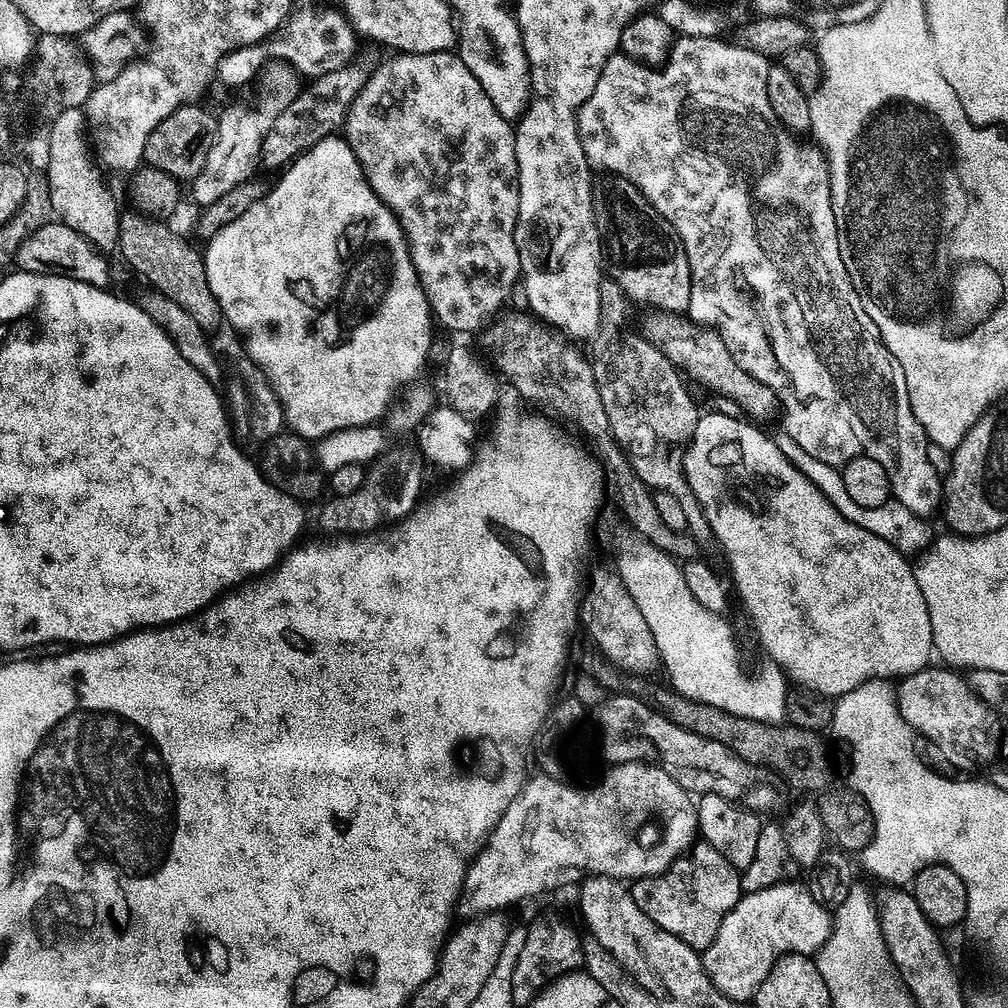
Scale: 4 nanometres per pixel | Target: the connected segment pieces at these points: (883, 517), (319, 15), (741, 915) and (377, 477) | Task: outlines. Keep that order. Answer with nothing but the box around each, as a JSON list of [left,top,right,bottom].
[[778,434,935,556],[272,8,357,78],[701,882,832,1001],[319,447,425,534]]

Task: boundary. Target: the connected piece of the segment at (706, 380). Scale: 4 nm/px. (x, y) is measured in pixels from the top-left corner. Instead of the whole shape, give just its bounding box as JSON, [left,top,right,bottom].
[642,310,778,422]

